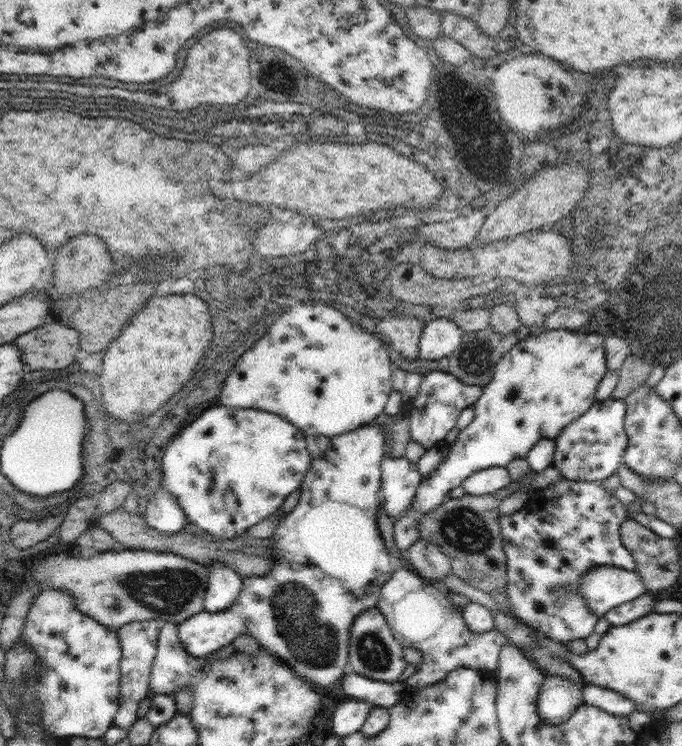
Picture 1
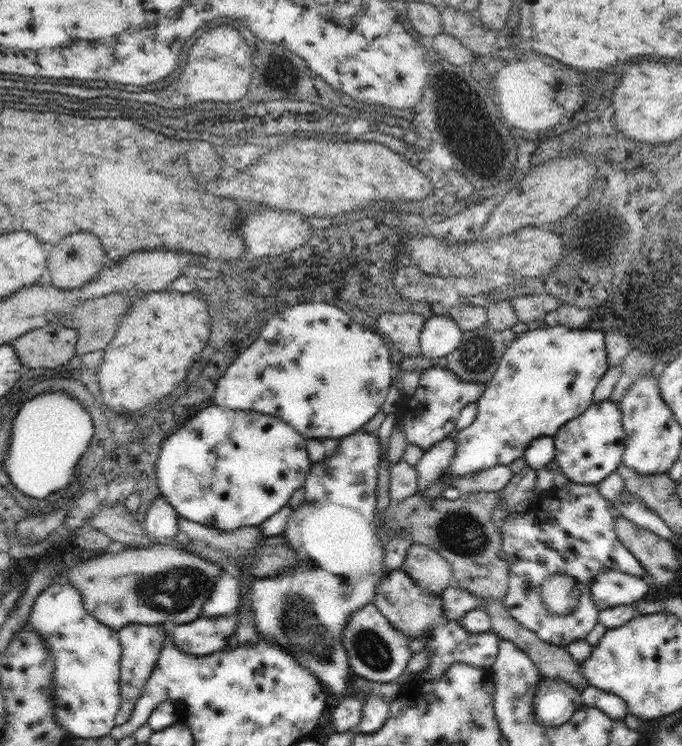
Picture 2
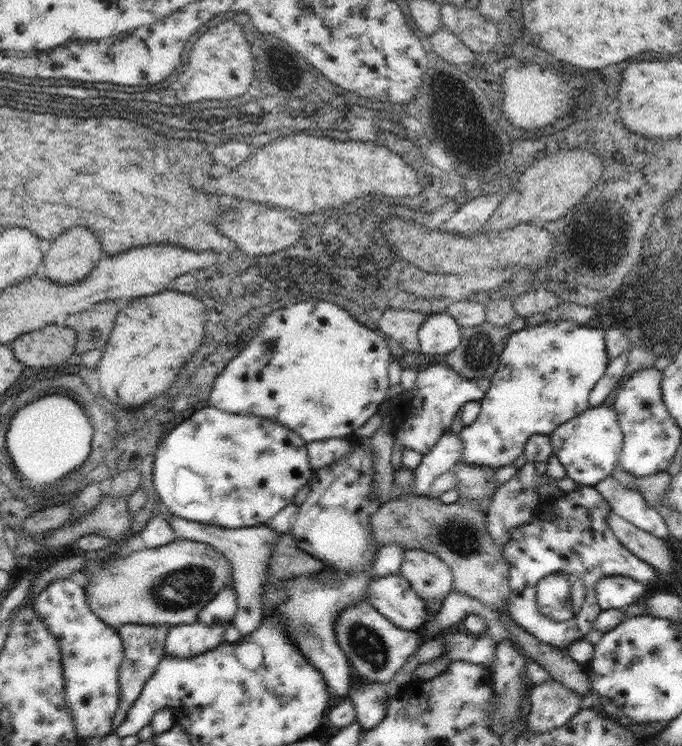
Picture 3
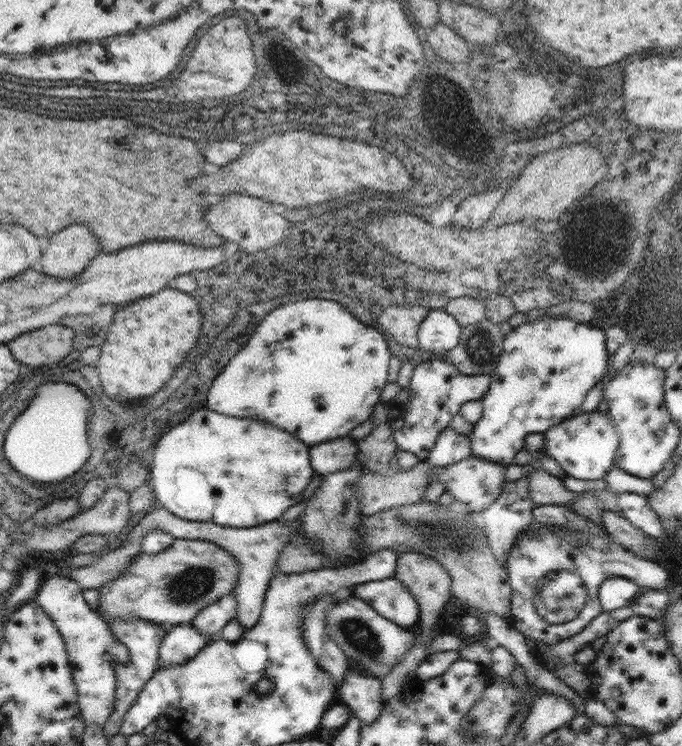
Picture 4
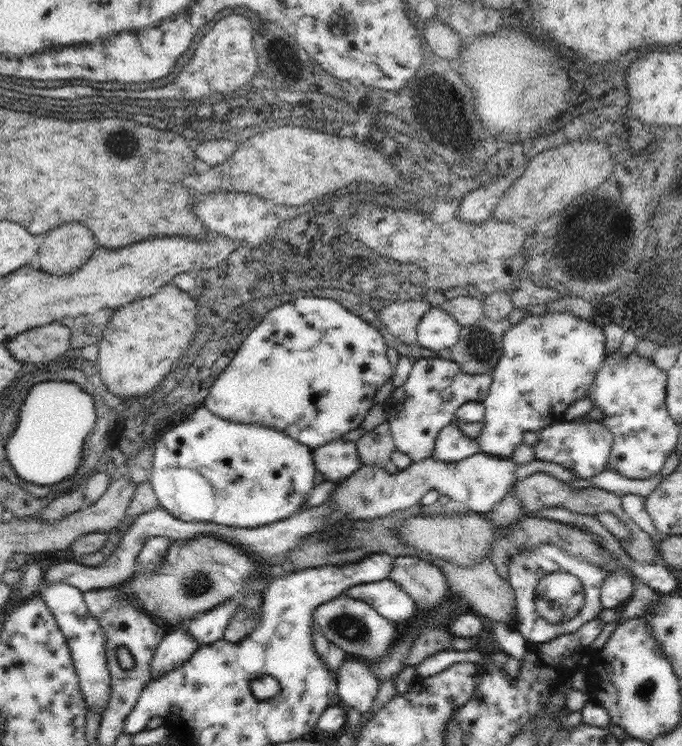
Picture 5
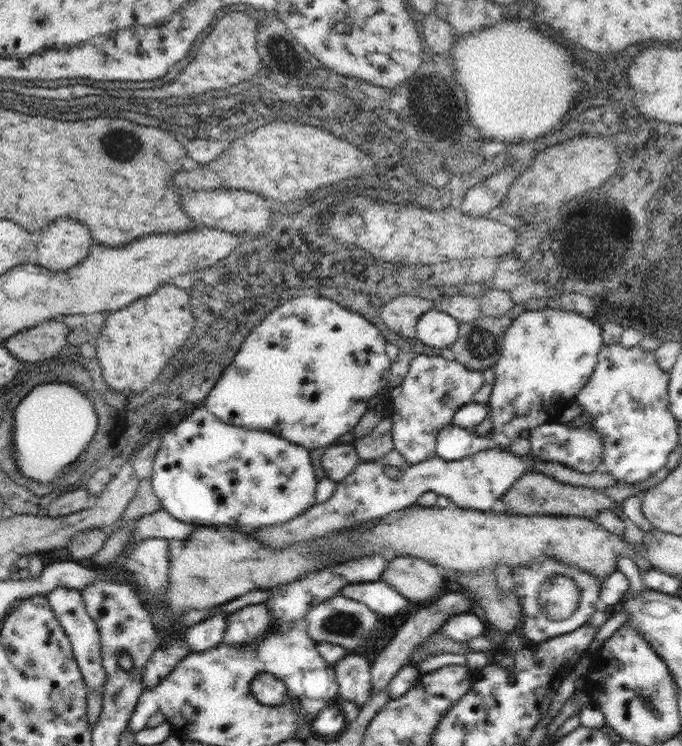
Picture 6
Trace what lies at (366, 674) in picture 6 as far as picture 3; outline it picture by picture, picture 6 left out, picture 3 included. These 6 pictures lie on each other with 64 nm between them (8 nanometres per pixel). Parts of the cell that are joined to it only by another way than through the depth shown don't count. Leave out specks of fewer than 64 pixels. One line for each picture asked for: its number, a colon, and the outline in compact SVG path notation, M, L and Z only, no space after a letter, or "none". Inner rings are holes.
3: M353 680L349 684L347 700L355 708L355 720L361 730L375 728L389 706L387 684L377 684L369 680Z
4: M349 668L345 672L345 680L341 680L337 696L341 700L339 704L345 704L361 724L373 724L383 708L381 680L367 676L357 668Z
5: M349 658L343 660L337 672L337 698L343 708L355 708L363 714L371 712L373 700L379 690L375 674L361 660Z

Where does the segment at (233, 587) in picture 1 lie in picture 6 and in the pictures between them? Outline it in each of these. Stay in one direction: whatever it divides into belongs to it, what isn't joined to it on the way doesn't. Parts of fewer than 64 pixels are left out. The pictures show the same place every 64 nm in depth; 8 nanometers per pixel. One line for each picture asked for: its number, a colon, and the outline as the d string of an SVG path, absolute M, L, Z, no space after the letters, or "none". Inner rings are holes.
2: M227 572L221 574L213 592L203 604L203 616L217 618L217 616L233 616L239 610L241 596L239 596L239 580L229 576Z
3: M233 584L223 586L221 592L217 592L211 602L205 604L205 608L199 612L197 622L203 622L205 626L217 626L217 624L229 624L237 612L237 596L233 590Z
4: M227 594L227 596L221 596L217 602L209 604L205 610L201 610L191 626L201 632L201 634L207 634L209 638L213 638L213 642L217 638L221 638L221 630L237 616L237 600L233 594Z
5: M237 598L225 600L223 604L217 604L211 610L205 610L203 614L195 614L193 620L189 620L189 634L197 640L199 648L217 640L223 640L225 628L229 620L235 616L237 610Z
6: M215 608L217 614L207 616L205 620L201 620L195 626L189 626L185 630L185 642L189 652L205 652L211 650L213 646L223 642L223 634L225 634L225 626L227 626L227 612L221 608Z

